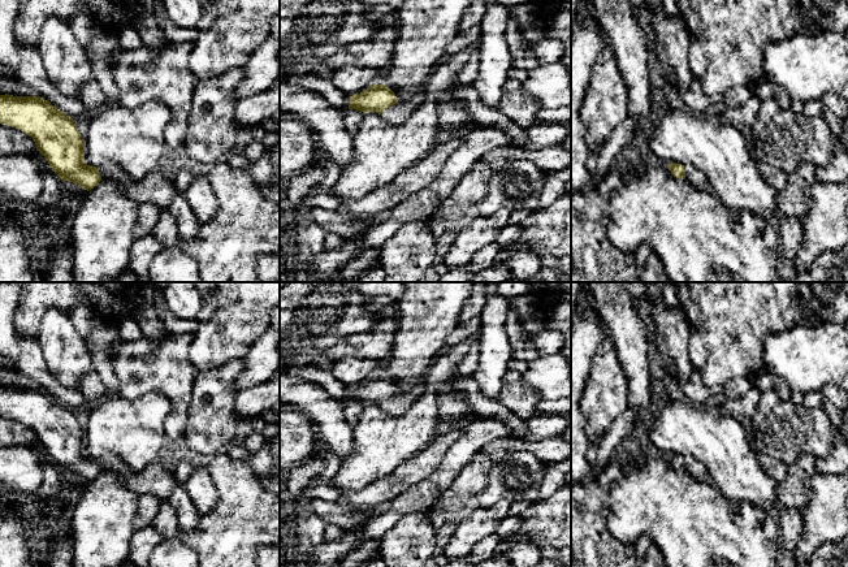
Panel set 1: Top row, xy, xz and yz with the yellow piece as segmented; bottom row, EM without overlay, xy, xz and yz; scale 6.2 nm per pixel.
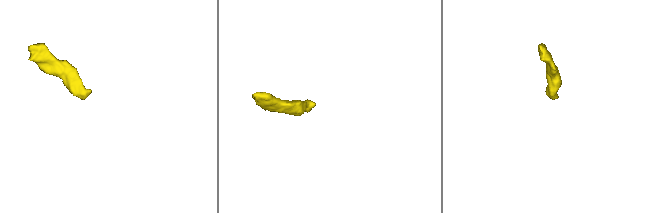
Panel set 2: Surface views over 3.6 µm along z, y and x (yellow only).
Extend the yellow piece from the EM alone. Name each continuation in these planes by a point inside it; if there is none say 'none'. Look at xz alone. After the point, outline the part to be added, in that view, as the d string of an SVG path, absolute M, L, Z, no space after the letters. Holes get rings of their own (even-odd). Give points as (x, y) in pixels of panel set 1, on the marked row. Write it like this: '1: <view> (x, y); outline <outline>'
1: xz (399, 112); outline M421 92L415 94L410 99L402 103L395 103L381 113L382 120L389 124L398 125L404 122L419 107L419 104L424 100Z

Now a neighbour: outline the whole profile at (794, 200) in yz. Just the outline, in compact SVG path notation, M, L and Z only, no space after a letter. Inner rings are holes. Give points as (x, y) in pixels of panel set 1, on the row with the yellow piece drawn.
M802 164L788 173L787 186L776 195L778 217L805 217L810 209L809 189L817 181L817 166Z

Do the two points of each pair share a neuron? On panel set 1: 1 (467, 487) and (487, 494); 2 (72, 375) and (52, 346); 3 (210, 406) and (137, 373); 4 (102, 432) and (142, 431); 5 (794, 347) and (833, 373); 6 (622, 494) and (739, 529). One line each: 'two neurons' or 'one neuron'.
1: two neurons
2: one neuron
3: two neurons
4: one neuron
5: one neuron
6: one neuron

